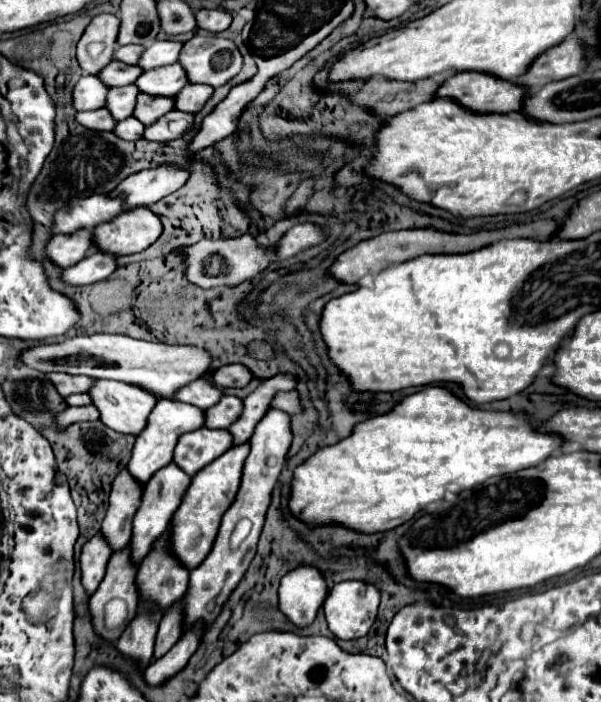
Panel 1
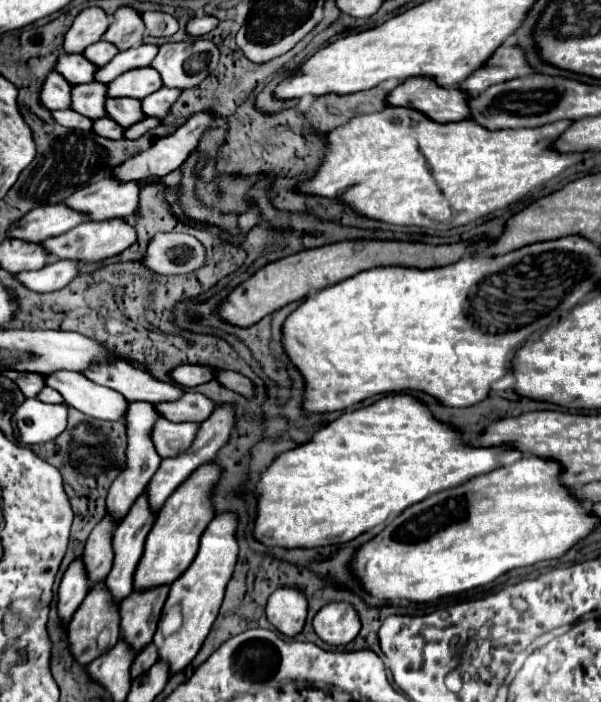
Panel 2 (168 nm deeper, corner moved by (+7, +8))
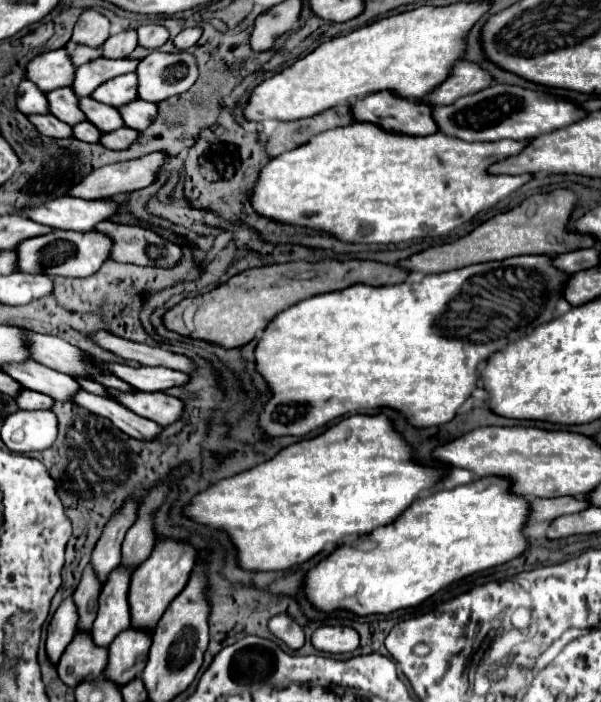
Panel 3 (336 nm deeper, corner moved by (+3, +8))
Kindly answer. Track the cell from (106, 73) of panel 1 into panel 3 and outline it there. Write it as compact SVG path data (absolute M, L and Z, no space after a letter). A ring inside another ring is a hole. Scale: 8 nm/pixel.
M64 48L54 52L42 52L30 64L26 64L26 80L34 82L42 92L70 86L74 80L74 64Z

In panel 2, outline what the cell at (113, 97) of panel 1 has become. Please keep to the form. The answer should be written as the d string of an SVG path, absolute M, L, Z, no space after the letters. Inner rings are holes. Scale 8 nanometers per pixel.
M96 80L90 84L78 84L72 90L72 110L98 120L106 116L106 88L108 84L98 84Z

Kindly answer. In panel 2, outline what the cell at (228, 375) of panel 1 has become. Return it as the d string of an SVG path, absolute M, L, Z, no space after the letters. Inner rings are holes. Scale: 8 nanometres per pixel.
M182 364L178 368L174 368L172 372L172 380L180 386L200 386L206 384L214 378L214 370L212 366L206 364Z

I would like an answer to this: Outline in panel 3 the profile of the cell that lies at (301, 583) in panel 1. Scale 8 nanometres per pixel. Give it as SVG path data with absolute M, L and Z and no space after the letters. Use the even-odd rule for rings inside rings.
M288 614L274 616L268 622L268 630L276 638L280 638L288 648L292 648L292 650L298 650L298 648L304 646L304 632L302 632L302 628Z

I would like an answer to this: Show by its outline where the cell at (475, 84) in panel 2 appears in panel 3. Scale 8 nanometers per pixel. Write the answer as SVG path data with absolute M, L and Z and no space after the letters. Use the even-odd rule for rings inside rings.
M458 62L450 70L450 76L434 88L434 92L420 102L430 106L442 106L442 104L454 104L454 100L468 96L470 92L478 92L482 88L488 88L492 84L492 78L476 64L472 62Z

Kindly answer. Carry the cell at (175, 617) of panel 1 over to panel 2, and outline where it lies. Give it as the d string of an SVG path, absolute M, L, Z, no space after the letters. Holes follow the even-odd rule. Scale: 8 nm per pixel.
M150 642L150 644L144 646L144 648L140 650L140 654L136 656L136 660L134 660L134 664L132 664L132 670L130 670L130 672L132 672L132 678L144 674L146 668L150 668L156 660L158 660L158 650L154 648L154 642Z

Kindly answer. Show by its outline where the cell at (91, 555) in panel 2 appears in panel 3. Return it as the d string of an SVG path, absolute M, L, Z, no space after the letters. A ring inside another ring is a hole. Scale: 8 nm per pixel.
M88 566L82 574L82 580L72 596L74 604L76 604L76 610L78 610L78 626L76 630L78 632L90 632L92 628L92 622L96 618L96 612L98 612L98 596L100 596L100 582L98 578L94 578L94 572L92 572L92 566Z

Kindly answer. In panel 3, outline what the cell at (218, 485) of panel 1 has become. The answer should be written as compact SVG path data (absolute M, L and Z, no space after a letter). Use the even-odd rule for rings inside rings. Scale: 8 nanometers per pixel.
M162 540L146 562L142 562L130 580L128 604L130 604L130 626L142 632L152 632L170 606L170 602L184 590L190 572L194 568L194 548L174 540Z

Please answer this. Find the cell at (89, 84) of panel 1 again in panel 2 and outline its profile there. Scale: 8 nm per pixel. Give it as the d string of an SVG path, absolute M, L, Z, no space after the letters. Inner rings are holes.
M52 72L46 78L40 100L48 110L68 110L70 108L70 88L74 86L66 82L64 76L60 76L58 72Z

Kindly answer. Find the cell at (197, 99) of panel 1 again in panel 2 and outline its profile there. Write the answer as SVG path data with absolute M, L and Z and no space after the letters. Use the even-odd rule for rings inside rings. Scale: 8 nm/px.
M160 88L142 100L142 110L146 116L162 118L166 116L166 112L170 112L170 104L174 104L174 100L178 100L180 94L182 94L180 88Z

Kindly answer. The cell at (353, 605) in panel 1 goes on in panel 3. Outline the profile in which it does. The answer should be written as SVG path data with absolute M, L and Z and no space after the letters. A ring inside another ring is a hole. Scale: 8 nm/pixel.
M324 626L312 634L312 646L326 654L344 654L358 648L358 632L352 628Z

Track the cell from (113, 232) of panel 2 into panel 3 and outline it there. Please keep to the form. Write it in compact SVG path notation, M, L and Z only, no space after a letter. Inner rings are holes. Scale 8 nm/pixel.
M48 232L42 236L34 236L18 244L14 252L18 252L18 270L30 274L46 274L46 276L66 276L66 278L86 278L106 262L106 256L112 248L112 240L100 232Z

